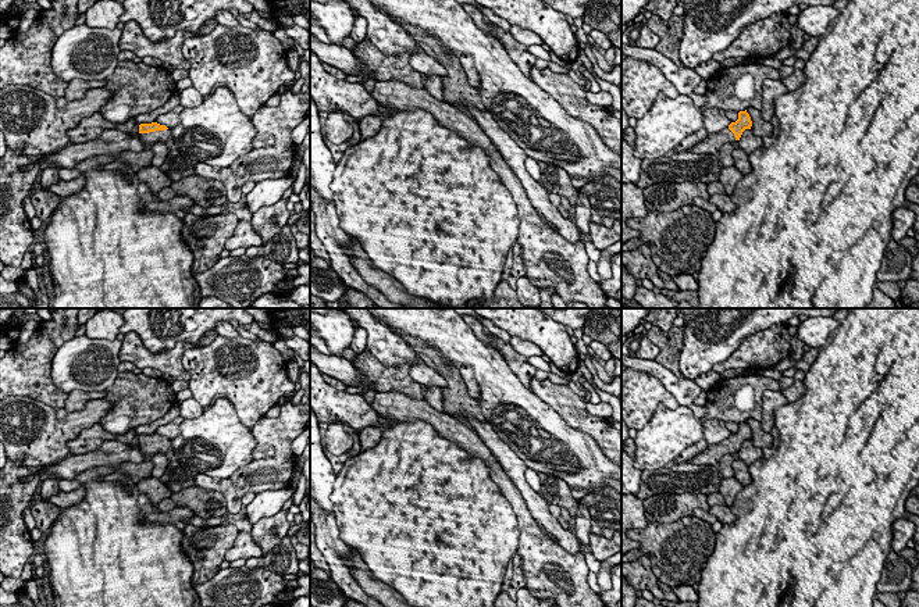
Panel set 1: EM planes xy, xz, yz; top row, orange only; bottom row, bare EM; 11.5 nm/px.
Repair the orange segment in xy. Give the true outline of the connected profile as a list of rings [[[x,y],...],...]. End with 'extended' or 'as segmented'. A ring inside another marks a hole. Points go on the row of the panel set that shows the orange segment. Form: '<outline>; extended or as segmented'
[[[157,122],[140,124],[139,139],[146,144],[164,142],[170,149],[174,147],[171,131],[165,125],[160,125]]]; extended

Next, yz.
[[[745,111],[738,113],[738,119],[731,122],[727,128],[717,133],[708,133],[708,136],[697,143],[694,147],[688,149],[685,153],[697,154],[717,154],[720,147],[726,143],[734,143],[740,140],[745,129],[751,129],[752,121],[749,114]]]; extended

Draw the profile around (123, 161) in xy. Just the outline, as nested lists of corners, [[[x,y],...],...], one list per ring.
[[[152,150],[135,151],[122,151],[114,156],[114,160],[108,164],[104,164],[103,169],[117,169],[127,172],[129,168],[132,172],[138,172],[140,168],[150,167],[153,158]]]

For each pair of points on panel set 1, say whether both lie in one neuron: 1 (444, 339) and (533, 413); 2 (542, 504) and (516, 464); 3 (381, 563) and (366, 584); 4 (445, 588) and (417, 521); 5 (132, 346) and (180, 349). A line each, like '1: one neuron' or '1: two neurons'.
1: one neuron
2: one neuron
3: two neurons
4: one neuron
5: one neuron

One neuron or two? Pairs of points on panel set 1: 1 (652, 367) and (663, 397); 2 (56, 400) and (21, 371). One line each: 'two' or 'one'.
1: two
2: one

